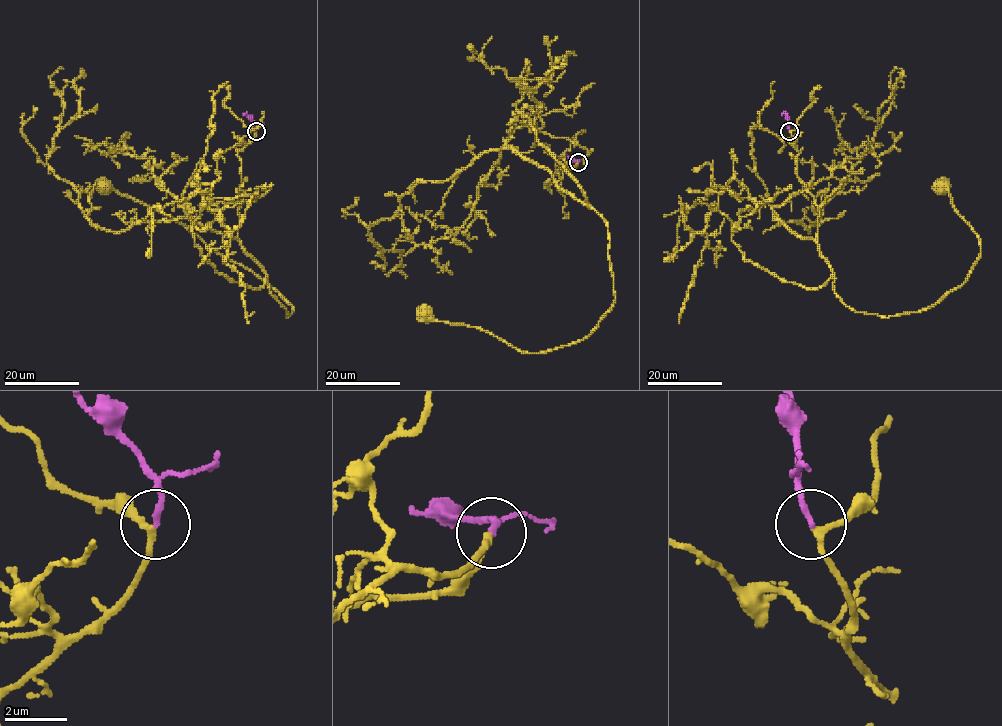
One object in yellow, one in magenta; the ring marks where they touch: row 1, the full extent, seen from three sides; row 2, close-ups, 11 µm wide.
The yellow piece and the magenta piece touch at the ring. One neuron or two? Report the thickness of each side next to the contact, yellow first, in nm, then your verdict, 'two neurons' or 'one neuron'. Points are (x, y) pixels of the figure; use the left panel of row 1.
calibres 180 and 180 nm; one neuron

